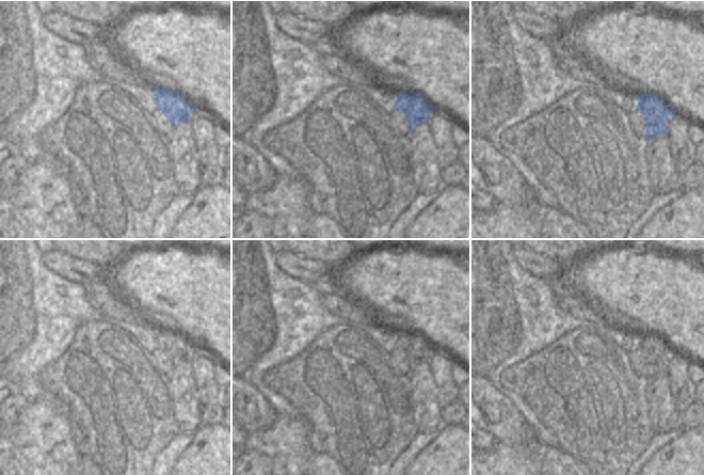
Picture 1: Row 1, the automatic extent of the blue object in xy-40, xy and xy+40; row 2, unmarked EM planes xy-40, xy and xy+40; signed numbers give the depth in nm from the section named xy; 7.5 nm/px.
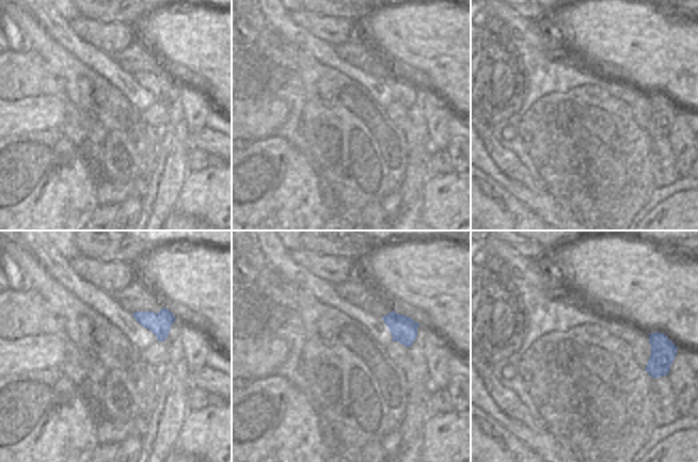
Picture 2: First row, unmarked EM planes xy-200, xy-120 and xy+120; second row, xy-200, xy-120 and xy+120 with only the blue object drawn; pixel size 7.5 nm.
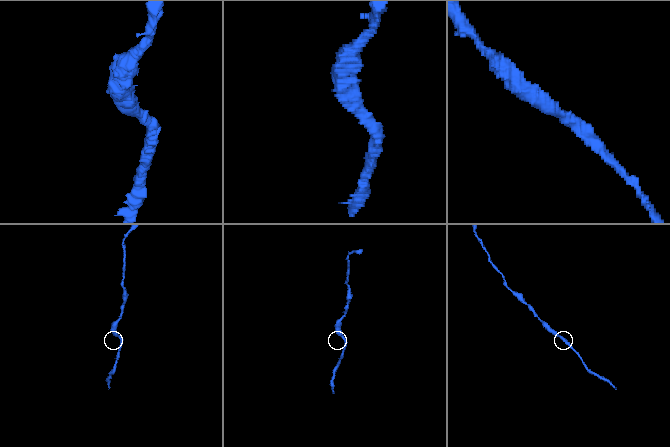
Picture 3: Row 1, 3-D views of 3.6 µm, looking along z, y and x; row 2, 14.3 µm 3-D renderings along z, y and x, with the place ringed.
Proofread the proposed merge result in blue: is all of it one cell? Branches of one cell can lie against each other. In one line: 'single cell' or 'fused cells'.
single cell

